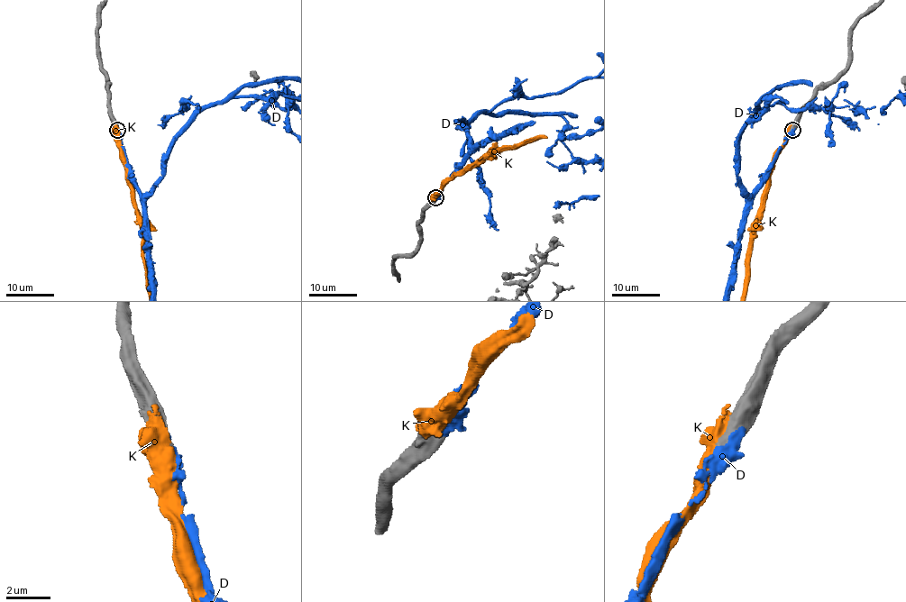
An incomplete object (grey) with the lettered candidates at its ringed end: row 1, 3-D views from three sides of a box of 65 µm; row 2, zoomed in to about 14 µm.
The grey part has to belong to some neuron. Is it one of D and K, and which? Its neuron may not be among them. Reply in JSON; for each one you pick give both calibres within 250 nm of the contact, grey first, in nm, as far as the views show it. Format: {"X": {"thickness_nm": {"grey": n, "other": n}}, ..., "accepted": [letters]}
{"D": {"thickness_nm": {"grey": 650, "other": 500}}, "accepted": ["D"]}

